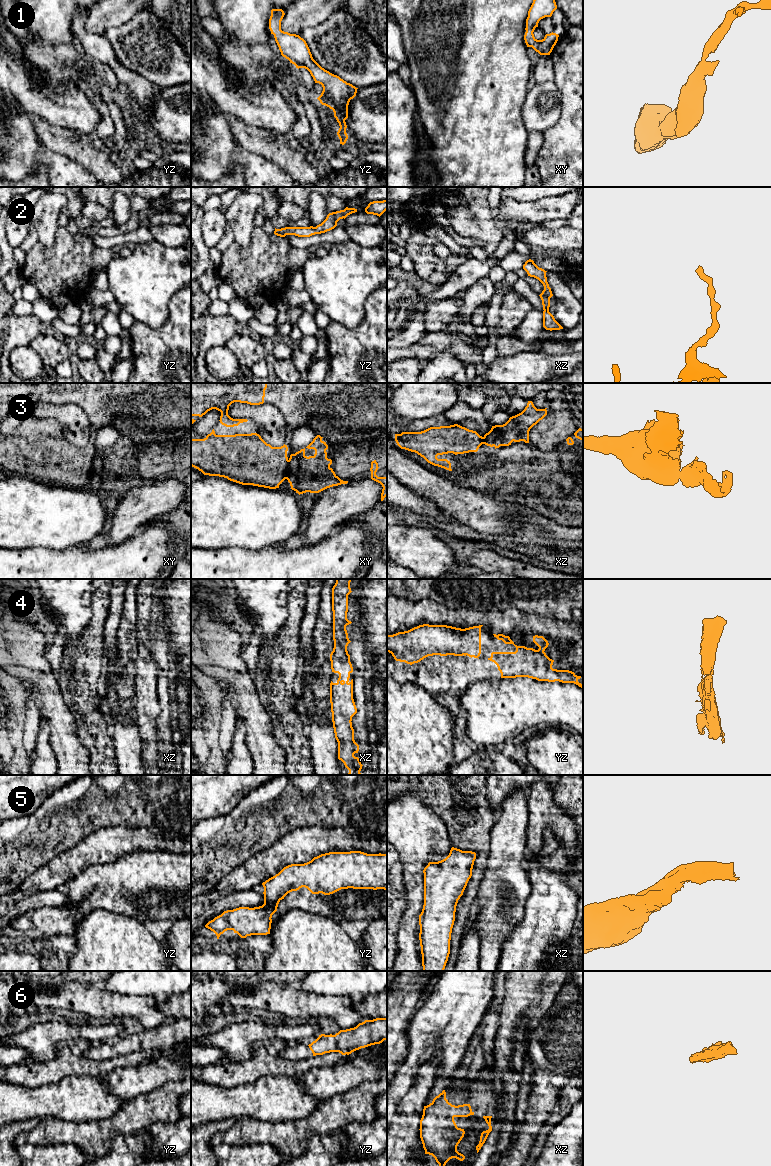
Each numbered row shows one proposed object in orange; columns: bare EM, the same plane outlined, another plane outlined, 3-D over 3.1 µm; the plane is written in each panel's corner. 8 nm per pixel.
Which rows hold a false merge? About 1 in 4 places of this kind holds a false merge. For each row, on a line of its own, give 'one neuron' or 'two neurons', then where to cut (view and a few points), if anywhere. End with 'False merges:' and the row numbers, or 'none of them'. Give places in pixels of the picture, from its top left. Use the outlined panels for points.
1: one neuron; no cut
2: one neuron; no cut
3: two neurons; cut in xy along (288, 460), (285, 478)
4: one neuron; no cut
5: one neuron; no cut
6: one neuron; no cut
False merges: 3

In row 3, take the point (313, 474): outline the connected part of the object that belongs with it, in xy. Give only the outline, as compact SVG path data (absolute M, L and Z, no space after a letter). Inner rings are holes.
M317 435L306 447L314 449L315 454L307 457L305 449L291 454L288 460L286 479L296 493L319 493L327 488L347 484L330 467L332 460L327 458L328 445Z

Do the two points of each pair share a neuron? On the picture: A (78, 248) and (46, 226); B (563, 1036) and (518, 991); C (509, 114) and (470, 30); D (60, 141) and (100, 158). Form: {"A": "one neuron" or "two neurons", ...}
{"A": "two neurons", "B": "two neurons", "C": "one neuron", "D": "one neuron"}

